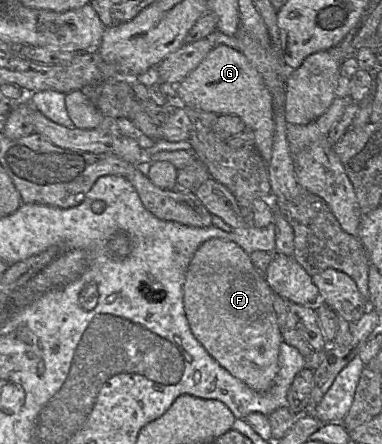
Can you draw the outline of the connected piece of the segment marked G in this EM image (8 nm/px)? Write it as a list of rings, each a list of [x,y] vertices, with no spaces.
[[[227,45],[215,46],[196,69],[176,85],[176,93],[177,101],[185,108],[239,116],[246,129],[254,134],[254,147],[269,163],[274,135],[273,95],[241,51]]]

